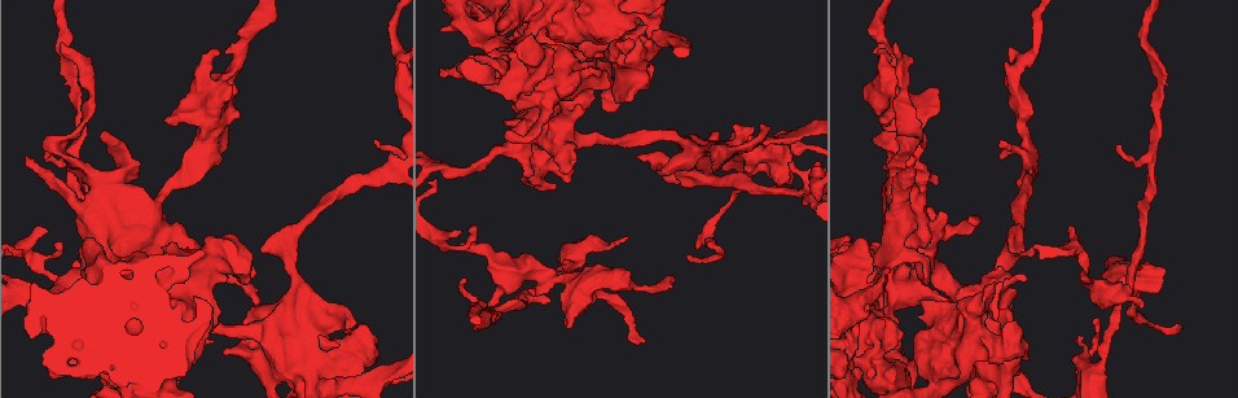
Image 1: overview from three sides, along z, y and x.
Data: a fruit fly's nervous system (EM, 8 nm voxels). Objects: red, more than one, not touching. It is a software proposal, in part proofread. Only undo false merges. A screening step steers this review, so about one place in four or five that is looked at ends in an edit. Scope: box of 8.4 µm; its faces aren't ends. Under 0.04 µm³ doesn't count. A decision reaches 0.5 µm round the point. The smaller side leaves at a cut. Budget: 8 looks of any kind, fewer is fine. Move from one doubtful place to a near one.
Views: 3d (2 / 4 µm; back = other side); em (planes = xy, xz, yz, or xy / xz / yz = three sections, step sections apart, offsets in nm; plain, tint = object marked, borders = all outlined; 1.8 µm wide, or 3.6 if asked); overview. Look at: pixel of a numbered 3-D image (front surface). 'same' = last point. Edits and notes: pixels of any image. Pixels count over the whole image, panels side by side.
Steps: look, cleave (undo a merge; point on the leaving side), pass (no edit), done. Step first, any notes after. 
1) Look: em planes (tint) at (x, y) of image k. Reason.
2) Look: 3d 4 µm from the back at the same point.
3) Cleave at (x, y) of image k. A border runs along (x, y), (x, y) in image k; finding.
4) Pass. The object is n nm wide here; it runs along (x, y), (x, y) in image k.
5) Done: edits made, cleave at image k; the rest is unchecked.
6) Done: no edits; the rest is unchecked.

Look: 3d 4 µm at (1007, 348) of image 1. Thick turns thin.

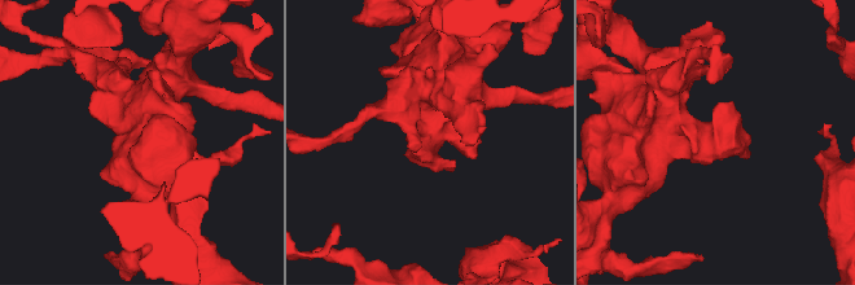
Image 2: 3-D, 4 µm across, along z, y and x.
Look: em xy step 16 (tint) at (715, 143) of image 2.

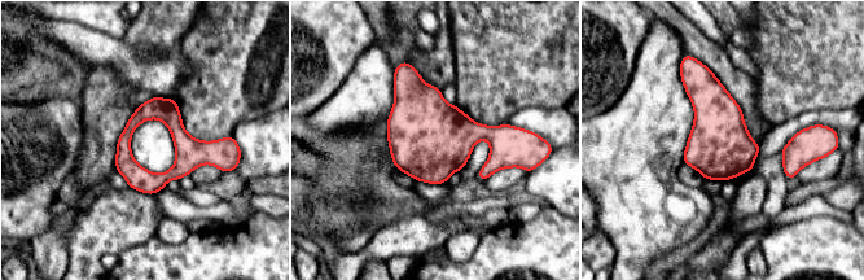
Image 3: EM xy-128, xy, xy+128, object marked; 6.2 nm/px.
Look: em planes (tint) at the same point.

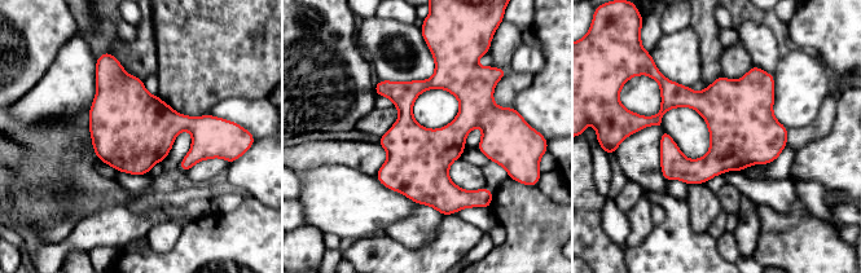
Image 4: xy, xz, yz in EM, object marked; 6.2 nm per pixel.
Pass. One cell here.

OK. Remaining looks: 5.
Look: 3d 4 µm at (141, 235) of image 1. Two arms at a narrow angle.

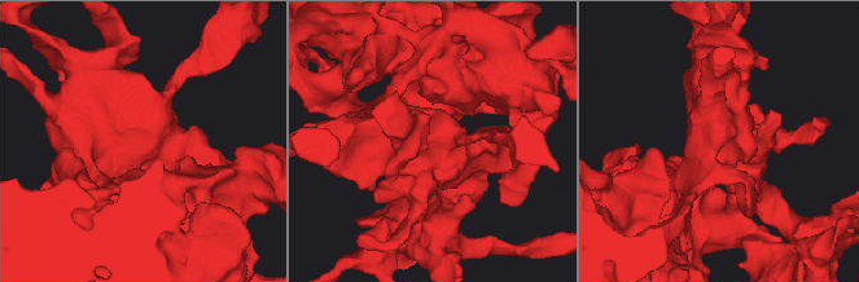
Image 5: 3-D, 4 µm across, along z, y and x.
Look: em 3.6 µm planes (tint) at (436, 149) of image 5. Now the EM.

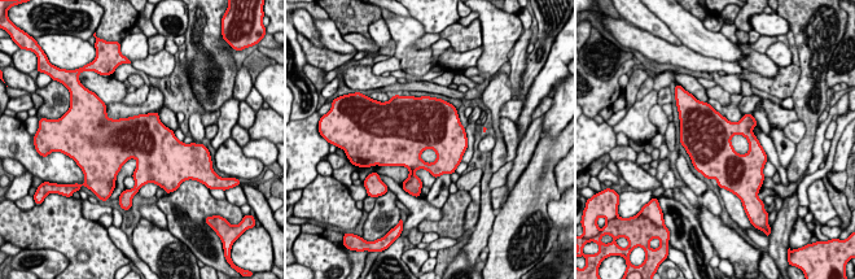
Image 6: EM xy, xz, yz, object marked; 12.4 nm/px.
Pass. Continuous, no second cell.

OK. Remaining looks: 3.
Look: em planes (tint) at (855, 288) of image 1. Touches itself.

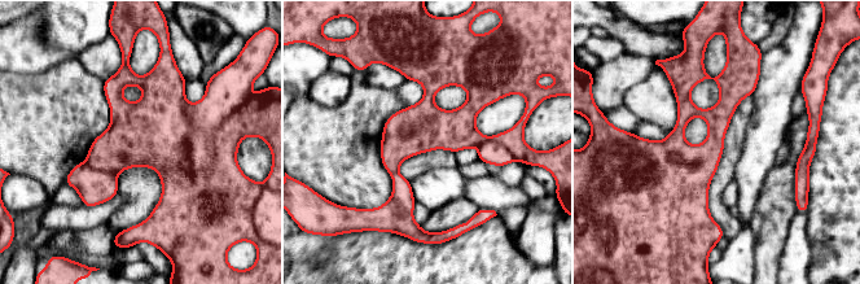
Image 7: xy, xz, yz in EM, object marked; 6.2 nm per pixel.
Cleave at (153, 132) of image 7. A border runs along (188, 103), (189, 166), (206, 170) in image 7; a second cell is stuck on.

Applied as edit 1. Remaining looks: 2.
Done: edits made, cleave at image 7; the rest is unchecked.

